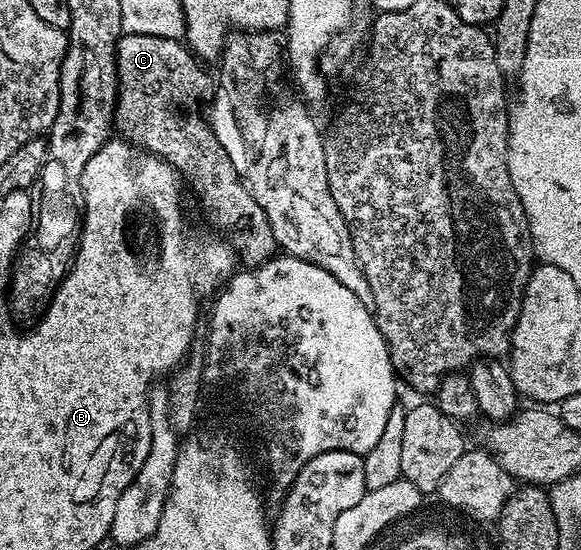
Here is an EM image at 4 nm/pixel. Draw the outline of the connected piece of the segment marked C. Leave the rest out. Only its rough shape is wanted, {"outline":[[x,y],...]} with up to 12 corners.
{"outline":[[122,33],[115,130],[193,185],[240,265],[278,253],[227,148],[193,106],[184,41]]}

